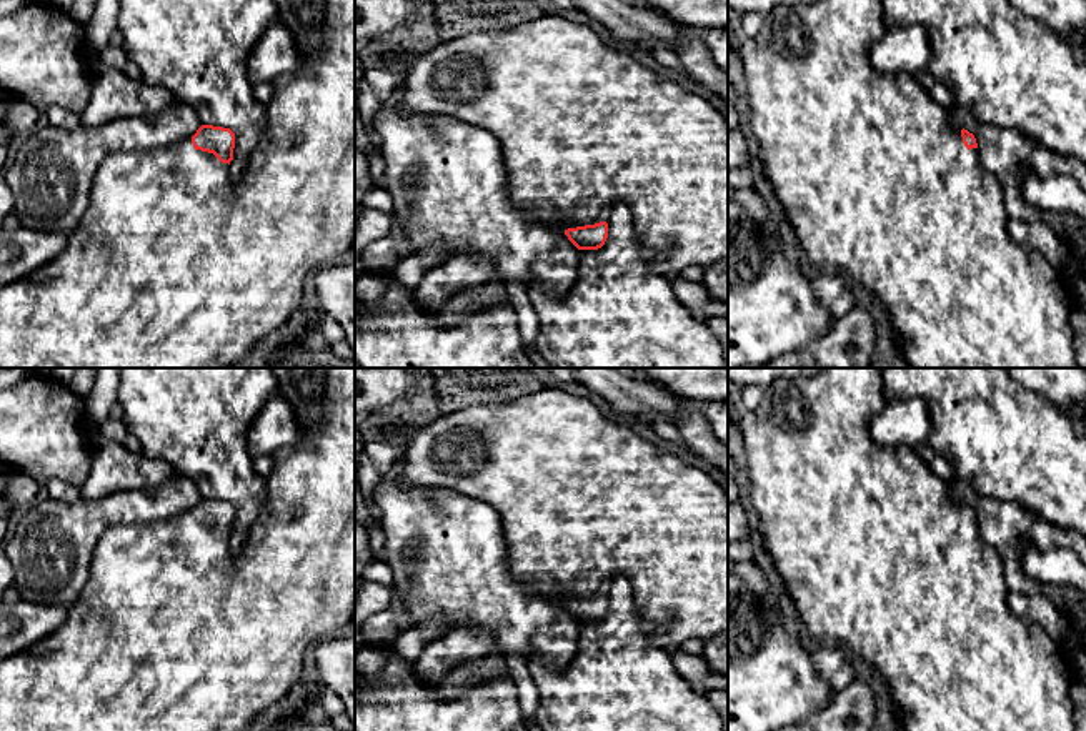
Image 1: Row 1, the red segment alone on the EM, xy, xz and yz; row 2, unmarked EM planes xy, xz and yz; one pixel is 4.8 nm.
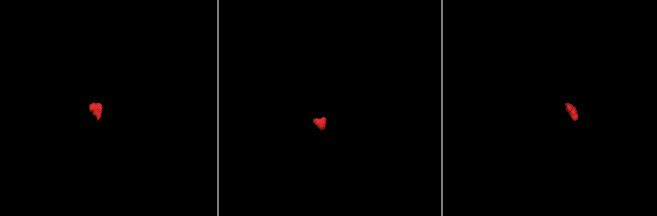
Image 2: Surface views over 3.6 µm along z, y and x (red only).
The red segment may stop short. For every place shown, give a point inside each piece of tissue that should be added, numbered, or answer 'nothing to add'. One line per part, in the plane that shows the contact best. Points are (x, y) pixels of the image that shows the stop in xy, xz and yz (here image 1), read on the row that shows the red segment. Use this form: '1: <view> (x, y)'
1: xy (172, 265)

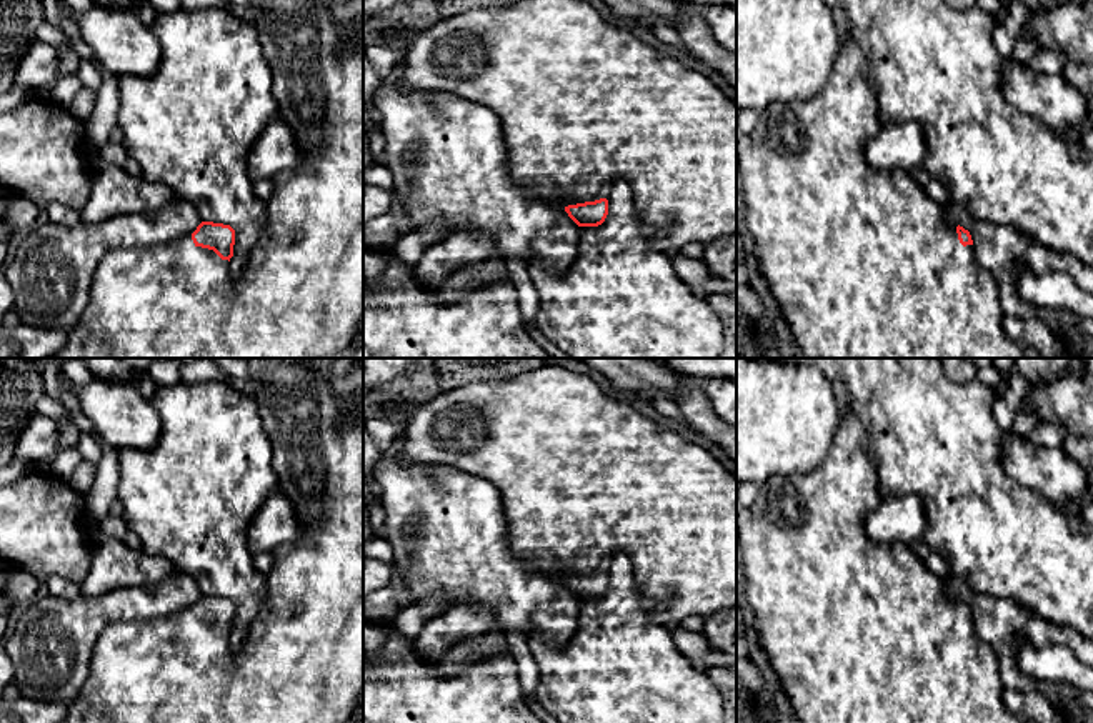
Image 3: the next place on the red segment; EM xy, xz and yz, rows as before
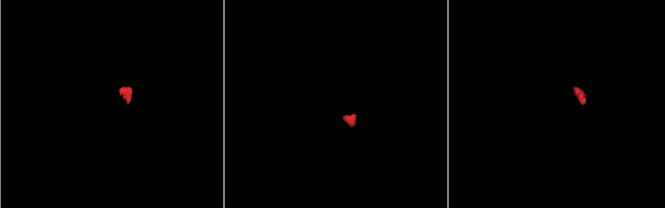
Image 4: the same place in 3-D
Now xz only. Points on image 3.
1: xz (582, 102)

